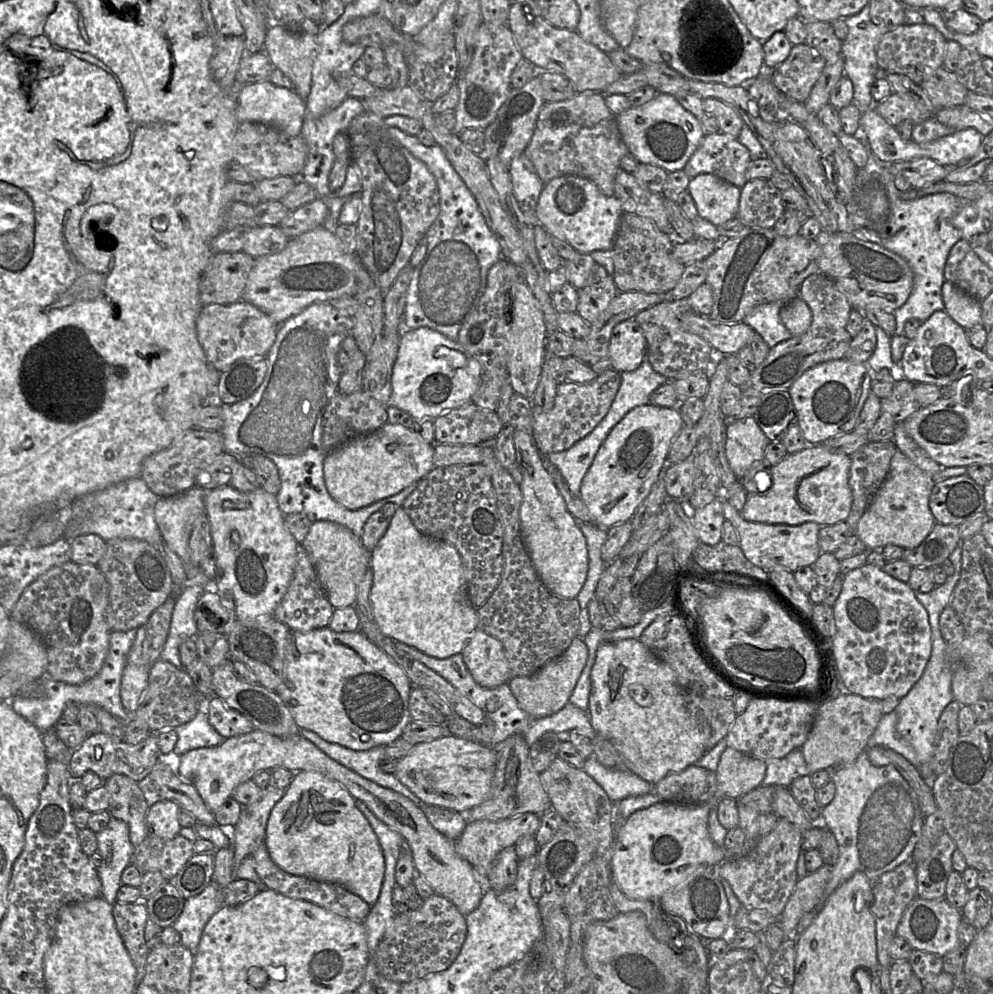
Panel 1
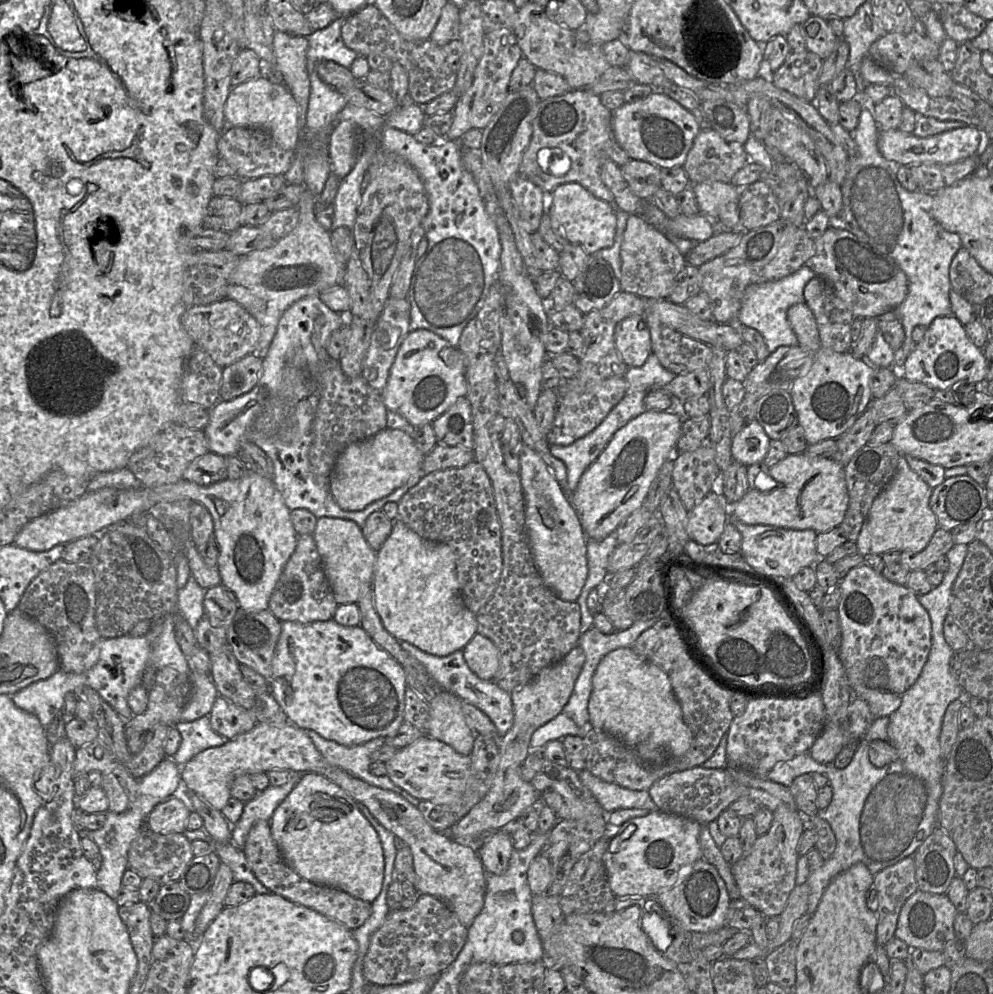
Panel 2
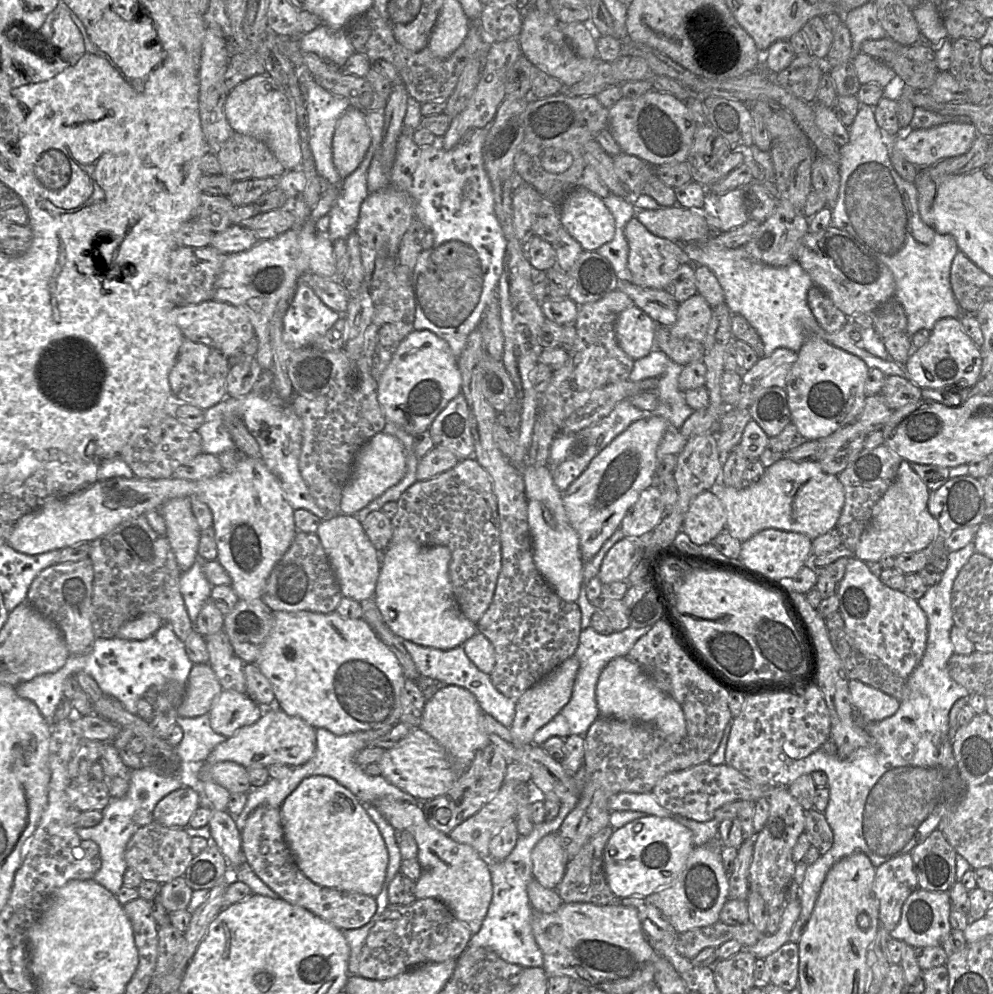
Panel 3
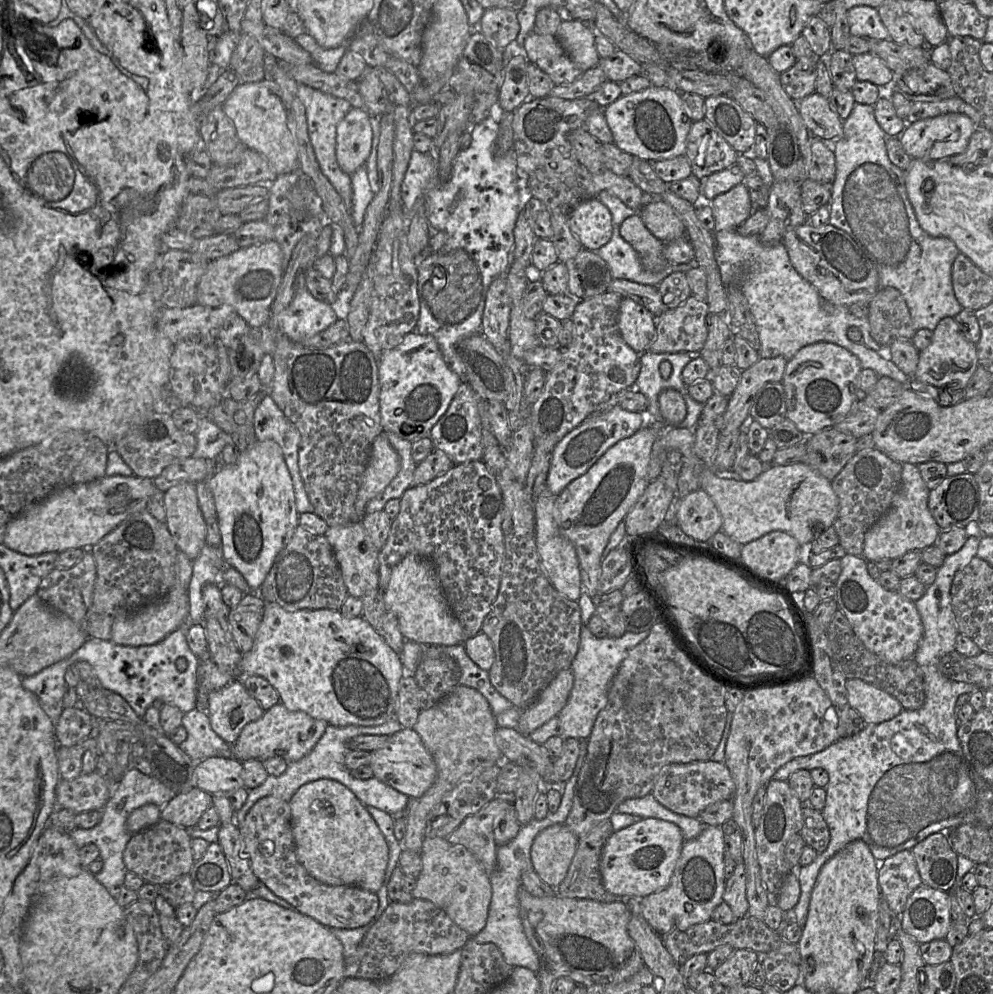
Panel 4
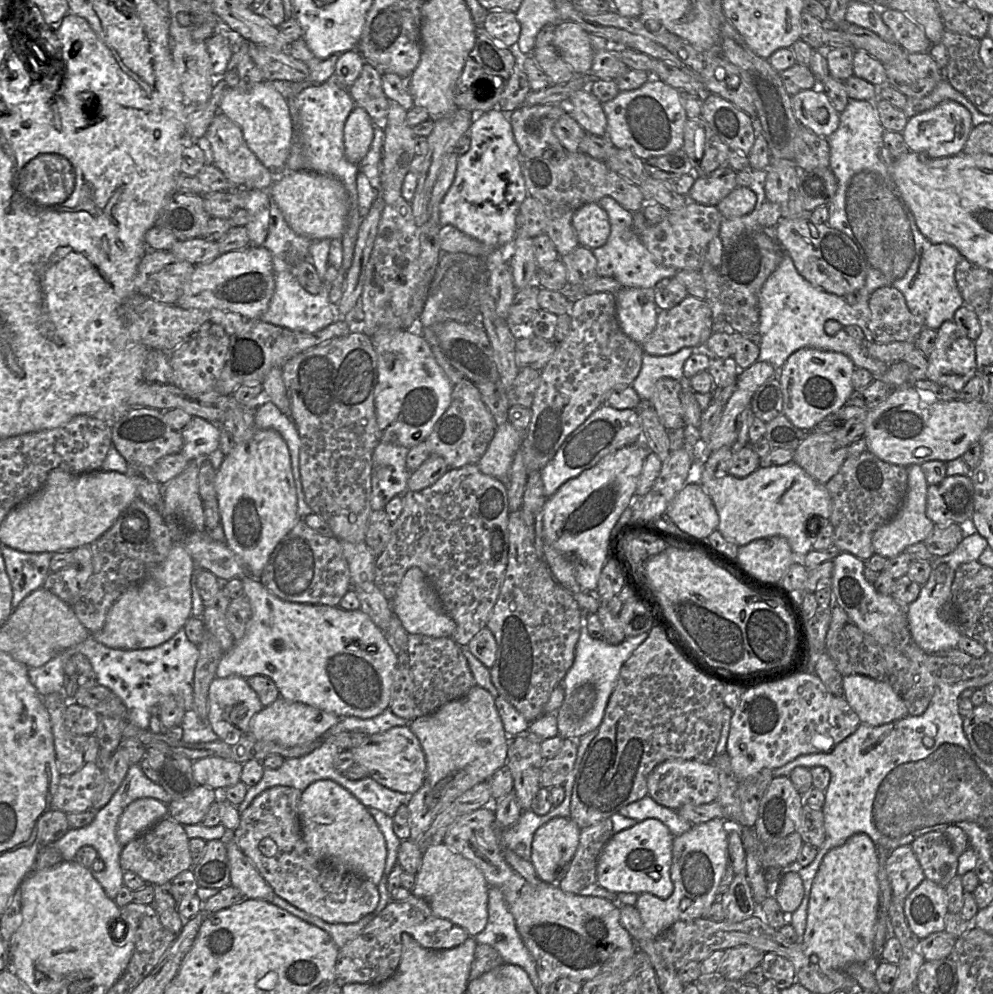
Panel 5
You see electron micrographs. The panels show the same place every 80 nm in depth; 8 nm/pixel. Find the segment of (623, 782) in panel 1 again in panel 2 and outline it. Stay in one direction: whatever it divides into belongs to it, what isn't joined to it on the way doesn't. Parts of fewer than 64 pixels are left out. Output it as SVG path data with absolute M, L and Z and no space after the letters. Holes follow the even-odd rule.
M587 769L580 771L579 775L605 813L629 808L646 809L648 811L660 810L652 800L648 790L634 790L607 782L594 776Z

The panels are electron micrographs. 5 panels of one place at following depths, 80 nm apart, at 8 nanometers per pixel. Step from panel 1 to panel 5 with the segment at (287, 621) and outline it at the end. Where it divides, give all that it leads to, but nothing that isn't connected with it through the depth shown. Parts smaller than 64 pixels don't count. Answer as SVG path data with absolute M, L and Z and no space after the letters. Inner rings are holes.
M300 518L288 534L277 544L259 578L268 591L278 598L297 603L339 606L340 600L351 588L350 571L340 541L335 536L322 536Z

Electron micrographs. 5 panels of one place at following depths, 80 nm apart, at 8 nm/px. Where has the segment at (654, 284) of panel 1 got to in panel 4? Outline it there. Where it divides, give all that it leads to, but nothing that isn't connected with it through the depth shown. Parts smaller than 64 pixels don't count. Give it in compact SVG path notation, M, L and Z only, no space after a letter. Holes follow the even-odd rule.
M638 213L621 223L620 235L636 250L644 269L659 272L667 267L669 262L664 256L665 243L647 229Z

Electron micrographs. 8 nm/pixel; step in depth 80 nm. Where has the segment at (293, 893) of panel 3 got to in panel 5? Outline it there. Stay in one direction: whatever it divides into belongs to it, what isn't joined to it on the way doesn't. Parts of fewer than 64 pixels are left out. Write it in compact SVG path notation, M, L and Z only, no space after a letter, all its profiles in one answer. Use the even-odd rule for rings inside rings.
M274 786L258 795L241 813L237 829L230 833L241 851L251 860L275 894L296 908L331 924L353 924L373 912L380 900L378 885L359 875L338 872L314 858L303 839L298 806L302 791L288 786Z

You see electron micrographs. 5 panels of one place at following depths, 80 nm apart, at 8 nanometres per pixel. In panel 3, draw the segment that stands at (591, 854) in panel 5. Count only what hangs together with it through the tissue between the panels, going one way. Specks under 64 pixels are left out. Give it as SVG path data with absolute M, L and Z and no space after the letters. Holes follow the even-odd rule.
M611 825L595 834L569 861L565 875L556 891L564 903L592 903L595 905L619 905L622 901L610 889L604 872L604 850L614 829Z

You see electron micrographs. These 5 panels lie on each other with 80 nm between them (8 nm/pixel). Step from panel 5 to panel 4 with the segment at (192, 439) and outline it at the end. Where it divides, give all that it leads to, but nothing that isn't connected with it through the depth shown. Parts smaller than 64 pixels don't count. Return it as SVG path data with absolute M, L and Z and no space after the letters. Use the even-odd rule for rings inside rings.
M200 415L196 449L191 457L217 459L228 443L234 443L231 436L205 415Z

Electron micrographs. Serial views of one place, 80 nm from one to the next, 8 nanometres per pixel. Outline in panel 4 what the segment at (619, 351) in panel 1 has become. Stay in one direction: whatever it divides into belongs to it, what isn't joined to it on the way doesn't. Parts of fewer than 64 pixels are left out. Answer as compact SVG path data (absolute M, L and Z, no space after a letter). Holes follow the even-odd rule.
M623 297L617 321L621 337L637 353L648 351L655 339L656 318L643 305Z

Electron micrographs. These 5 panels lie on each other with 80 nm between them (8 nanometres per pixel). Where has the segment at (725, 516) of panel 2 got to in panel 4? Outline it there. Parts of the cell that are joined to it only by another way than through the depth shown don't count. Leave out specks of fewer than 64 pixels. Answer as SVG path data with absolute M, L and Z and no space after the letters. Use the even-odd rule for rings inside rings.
M698 489L681 499L676 499L675 524L698 542L708 542L722 530L722 517L711 499L702 489Z

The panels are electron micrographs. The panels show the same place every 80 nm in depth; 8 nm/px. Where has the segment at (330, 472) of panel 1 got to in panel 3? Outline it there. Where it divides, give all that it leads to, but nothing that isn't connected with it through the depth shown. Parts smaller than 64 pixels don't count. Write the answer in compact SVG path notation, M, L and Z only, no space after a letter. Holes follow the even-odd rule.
M379 432L356 453L350 479L345 484L340 508L342 514L353 515L377 497L396 485L406 473L406 453L402 442L395 436Z

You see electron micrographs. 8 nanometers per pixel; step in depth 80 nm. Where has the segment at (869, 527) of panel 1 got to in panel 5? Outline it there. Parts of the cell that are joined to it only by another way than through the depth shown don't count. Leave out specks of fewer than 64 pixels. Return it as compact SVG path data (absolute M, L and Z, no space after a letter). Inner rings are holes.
M913 464L907 466L906 469L908 474L907 491L900 509L889 522L879 527L872 535L874 553L886 559L898 556L910 545L923 542L935 527L935 524L926 516L928 483L921 467Z

